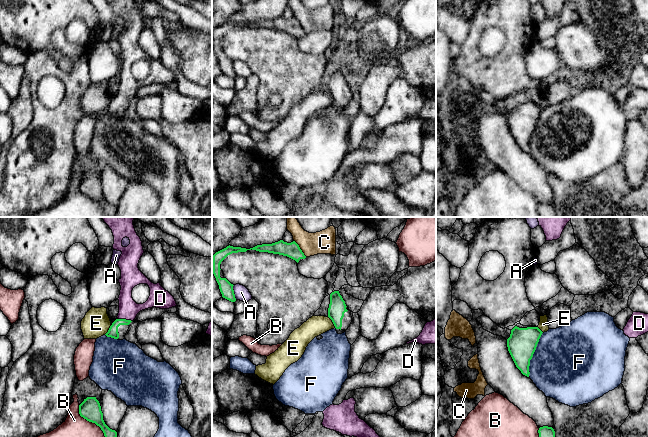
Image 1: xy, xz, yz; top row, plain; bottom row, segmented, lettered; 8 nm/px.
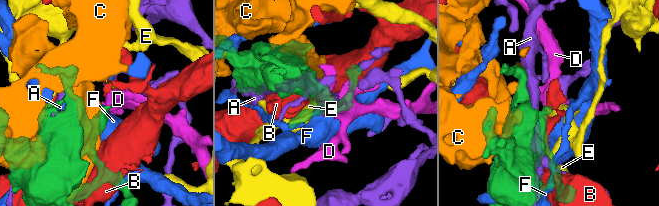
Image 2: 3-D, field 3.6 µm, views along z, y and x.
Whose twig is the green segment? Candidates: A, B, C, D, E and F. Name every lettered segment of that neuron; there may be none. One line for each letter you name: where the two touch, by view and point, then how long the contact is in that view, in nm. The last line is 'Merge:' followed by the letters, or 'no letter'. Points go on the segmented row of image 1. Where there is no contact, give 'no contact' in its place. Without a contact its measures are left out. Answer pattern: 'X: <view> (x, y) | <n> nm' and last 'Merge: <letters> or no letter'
D: xy (125, 319) | 110 nm
Merge: D

